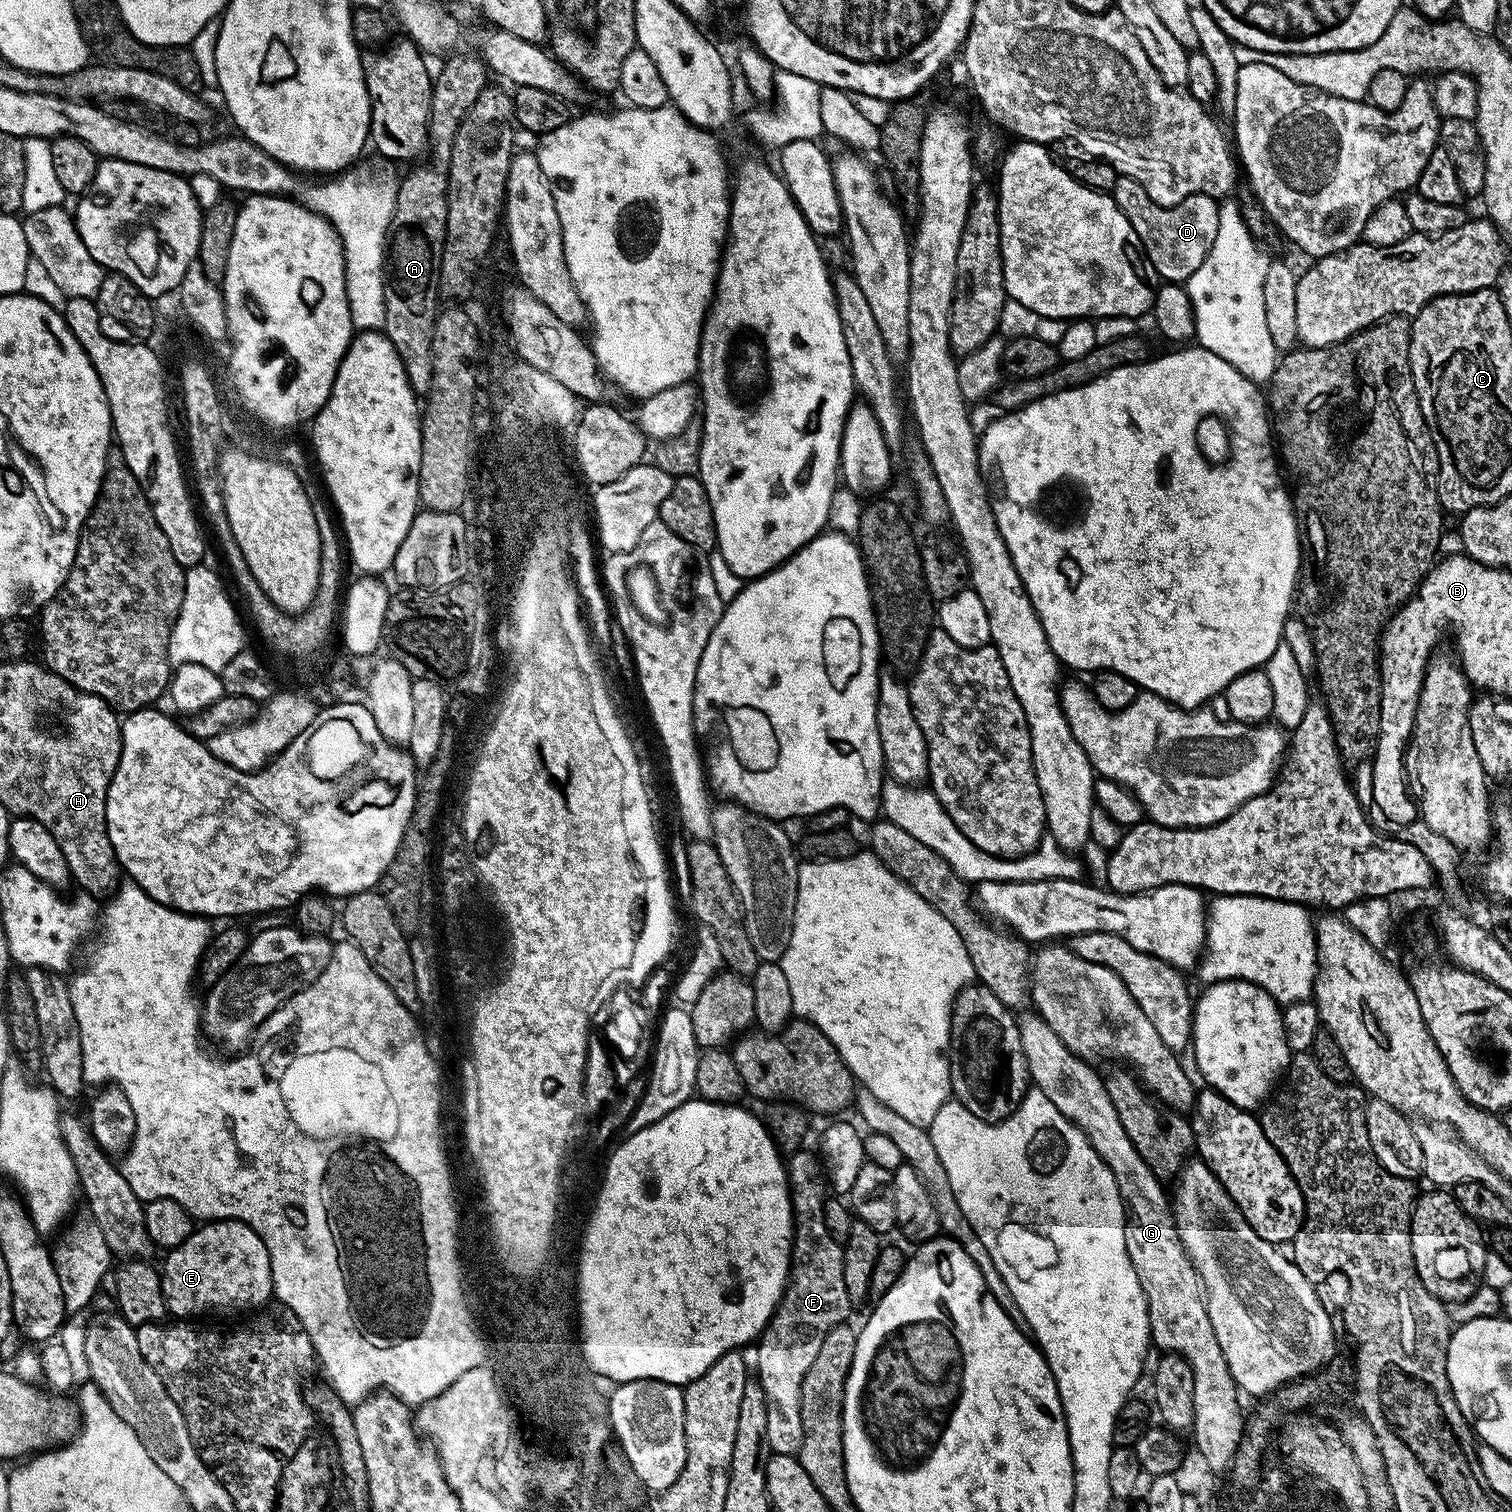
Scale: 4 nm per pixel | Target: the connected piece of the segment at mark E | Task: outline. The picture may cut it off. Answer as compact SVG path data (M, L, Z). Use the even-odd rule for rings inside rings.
M214 1220L204 1222L199 1225L190 1234L190 1238L186 1238L186 1242L182 1242L179 1246L171 1249L167 1253L168 1256L164 1260L164 1268L160 1272L160 1285L164 1291L164 1306L169 1313L172 1312L176 1318L200 1318L203 1312L216 1312L219 1308L244 1308L249 1304L252 1310L259 1309L261 1306L267 1305L273 1299L272 1291L272 1267L270 1266L270 1254L266 1250L266 1246L262 1242L262 1238L258 1238L258 1234L250 1226L246 1226L237 1220Z

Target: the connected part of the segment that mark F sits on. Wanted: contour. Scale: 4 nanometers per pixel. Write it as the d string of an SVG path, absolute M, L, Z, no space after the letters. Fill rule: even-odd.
M797 1150L786 1160L794 1221L788 1286L772 1320L758 1337L756 1364L754 1360L755 1375L766 1394L769 1449L791 1456L796 1456L802 1446L802 1378L806 1378L806 1370L810 1370L826 1334L849 1319L850 1309L846 1281L842 1278L844 1249L832 1239L823 1220L825 1168L815 1151L804 1151Z

